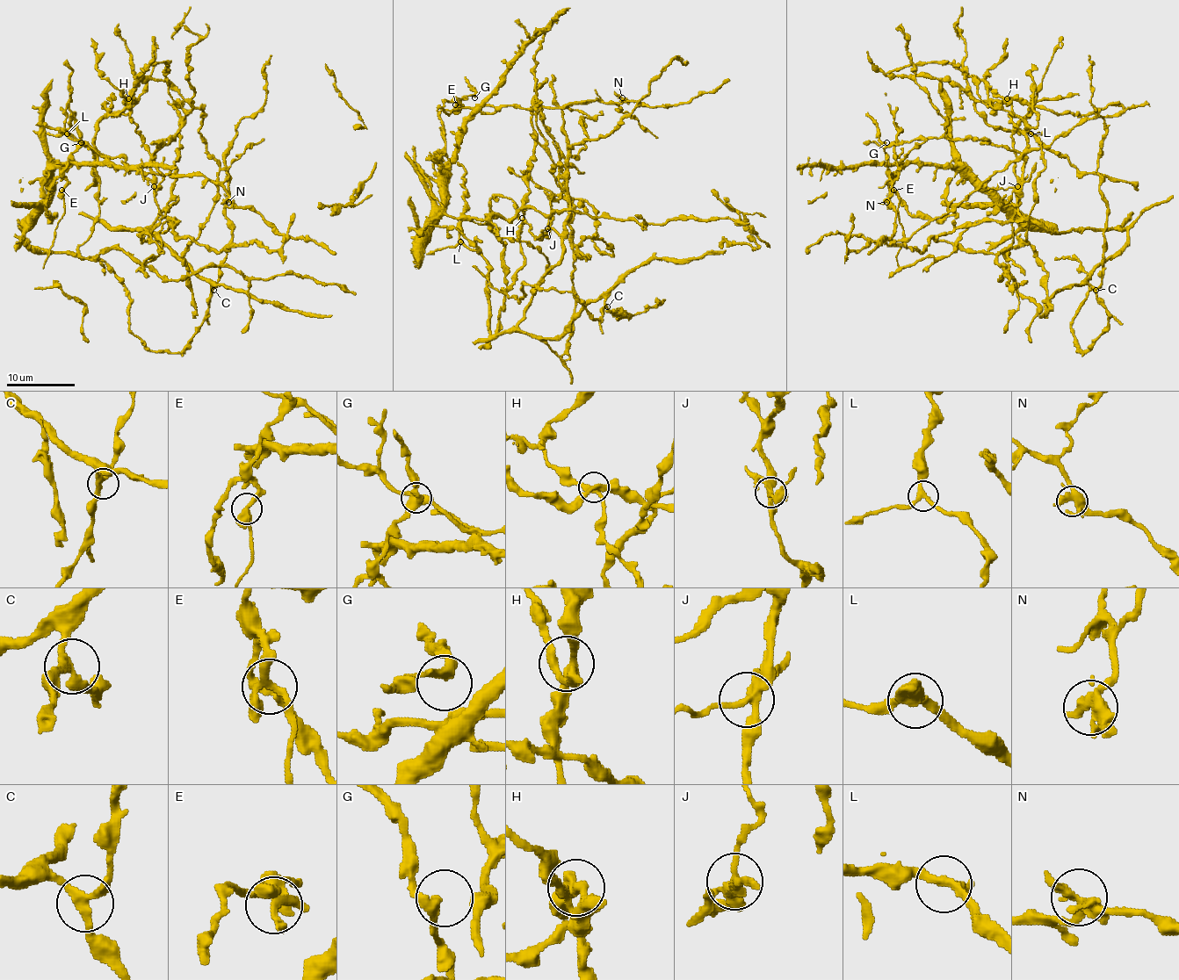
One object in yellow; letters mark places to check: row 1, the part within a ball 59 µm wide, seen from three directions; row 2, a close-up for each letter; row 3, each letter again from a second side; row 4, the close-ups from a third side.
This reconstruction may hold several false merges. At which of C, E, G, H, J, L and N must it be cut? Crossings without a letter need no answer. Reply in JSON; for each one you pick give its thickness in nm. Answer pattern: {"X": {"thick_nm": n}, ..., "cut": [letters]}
{"J": {"thick_nm": 300}, "cut": ["J"]}

